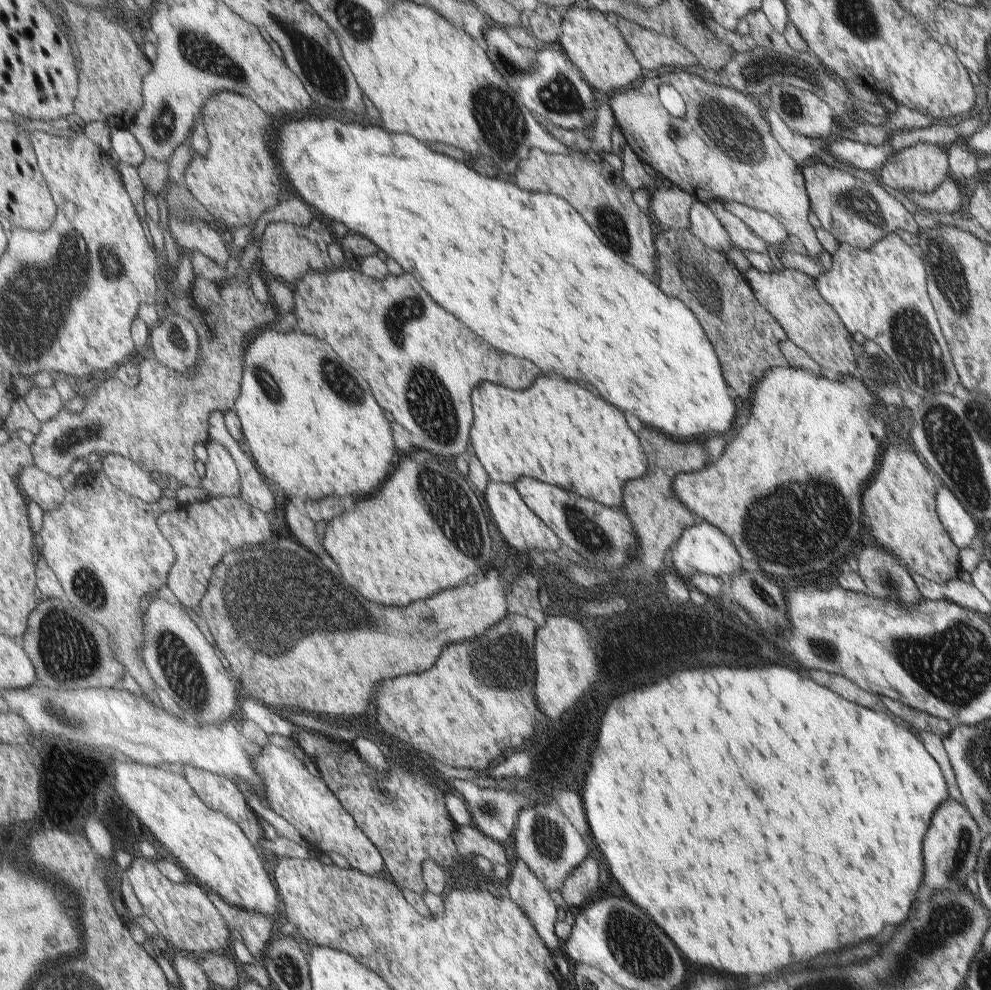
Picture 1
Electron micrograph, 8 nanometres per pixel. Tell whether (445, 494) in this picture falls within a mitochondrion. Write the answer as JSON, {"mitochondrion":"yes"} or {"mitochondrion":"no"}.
{"mitochondrion":"yes"}

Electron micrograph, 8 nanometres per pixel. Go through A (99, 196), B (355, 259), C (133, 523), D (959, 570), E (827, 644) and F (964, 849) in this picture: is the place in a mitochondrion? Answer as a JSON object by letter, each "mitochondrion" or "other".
{"A":"other","B":"other","C":"other","D":"other","E":"mitochondrion","F":"mitochondrion"}

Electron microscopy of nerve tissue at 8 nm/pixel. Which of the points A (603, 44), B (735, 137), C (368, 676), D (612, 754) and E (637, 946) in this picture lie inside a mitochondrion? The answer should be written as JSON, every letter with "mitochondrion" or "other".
{"A":"other","B":"mitochondrion","C":"other","D":"other","E":"mitochondrion"}

